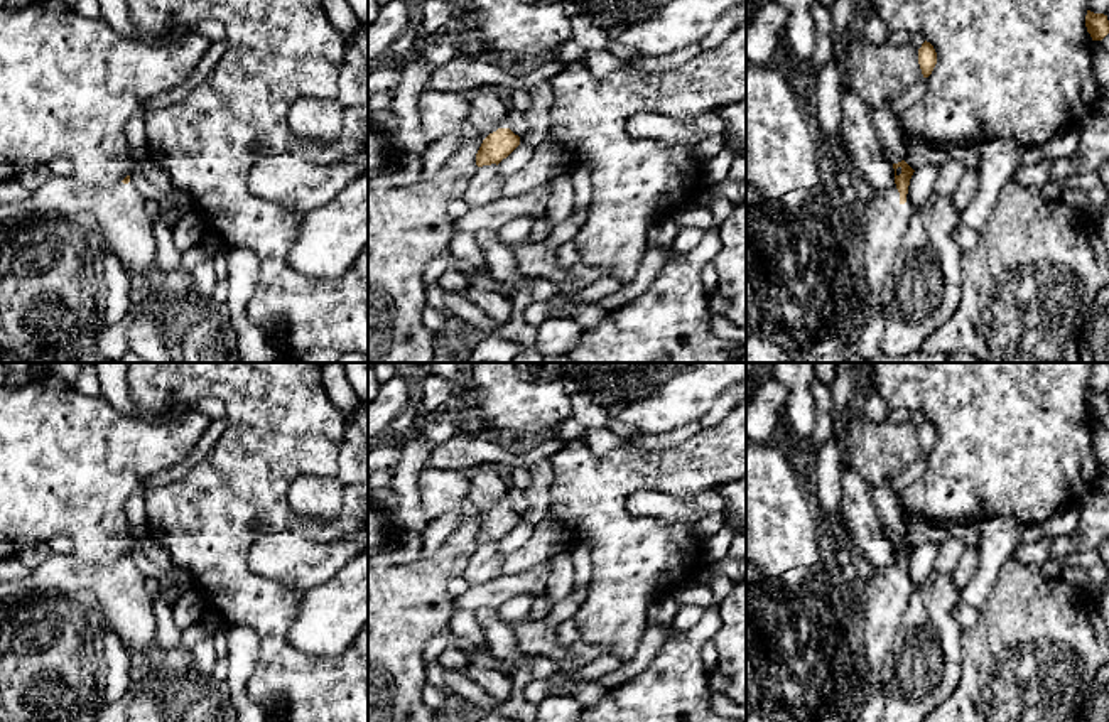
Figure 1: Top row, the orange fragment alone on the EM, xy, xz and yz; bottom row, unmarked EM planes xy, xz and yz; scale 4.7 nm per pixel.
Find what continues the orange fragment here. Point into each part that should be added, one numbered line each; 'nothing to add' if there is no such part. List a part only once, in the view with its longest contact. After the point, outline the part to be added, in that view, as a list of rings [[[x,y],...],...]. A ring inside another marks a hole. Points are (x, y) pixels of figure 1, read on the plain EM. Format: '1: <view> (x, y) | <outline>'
1: xz (503, 501) | [[[503,496],[498,503],[495,503],[495,504],[491,504],[491,506],[483,508],[483,509],[478,511],[478,521],[479,521],[479,525],[481,525],[483,518],[484,518],[490,511],[496,509],[498,506],[510,506],[510,508],[513,509],[511,501],[510,501],[506,496]],[[513,509],[513,511],[515,511],[515,509]],[[515,511],[515,513],[517,513],[517,511]]]

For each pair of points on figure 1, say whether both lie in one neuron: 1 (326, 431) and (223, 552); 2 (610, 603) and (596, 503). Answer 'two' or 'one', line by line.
1: one
2: one

